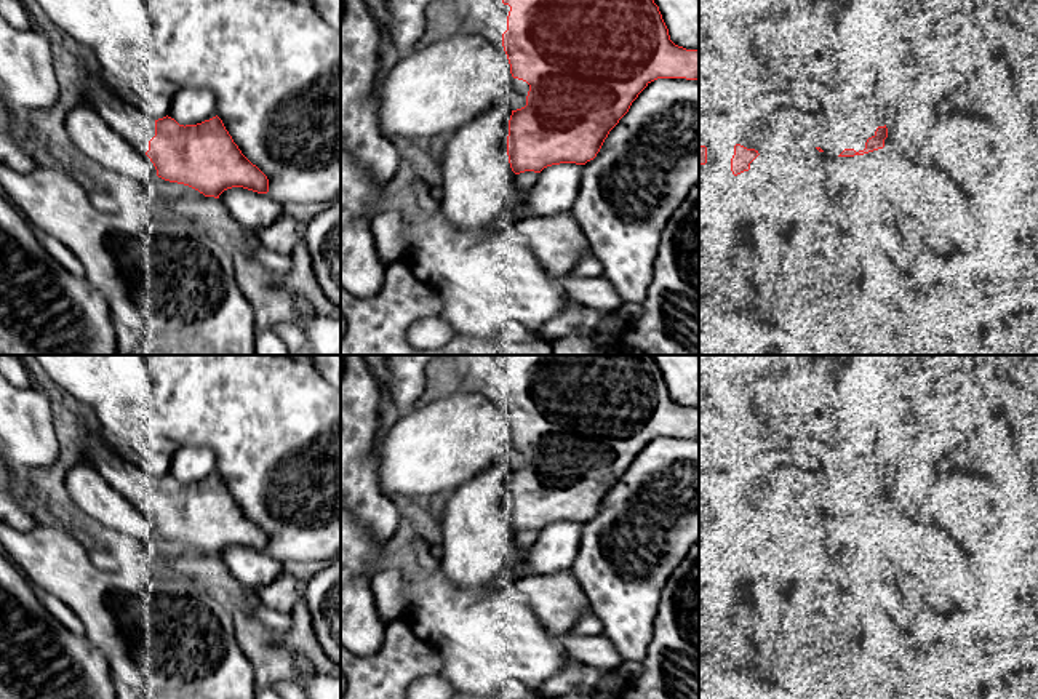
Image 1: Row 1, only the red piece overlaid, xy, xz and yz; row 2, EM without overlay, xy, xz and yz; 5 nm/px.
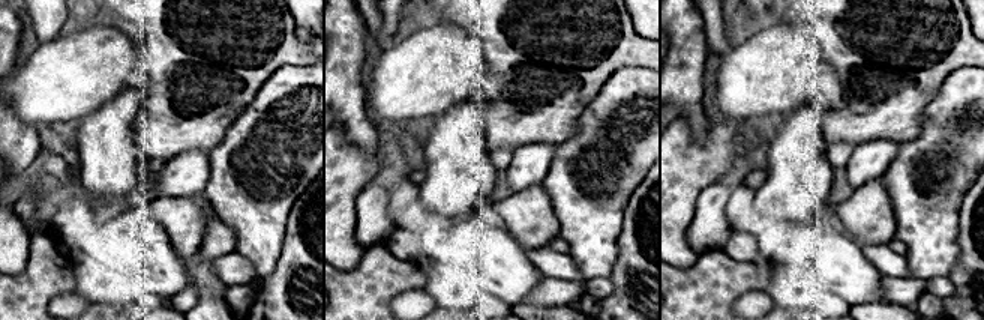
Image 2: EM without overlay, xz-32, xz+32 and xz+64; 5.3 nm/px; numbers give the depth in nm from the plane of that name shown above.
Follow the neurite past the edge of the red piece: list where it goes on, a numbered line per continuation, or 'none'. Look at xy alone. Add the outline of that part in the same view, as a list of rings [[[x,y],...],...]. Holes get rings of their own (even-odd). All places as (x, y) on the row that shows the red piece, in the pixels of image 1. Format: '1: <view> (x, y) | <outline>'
1: xy (128, 120) | [[[98,74],[85,75],[83,98],[96,114],[133,147],[146,154],[149,141],[155,136],[155,120],[138,106],[123,101]]]

